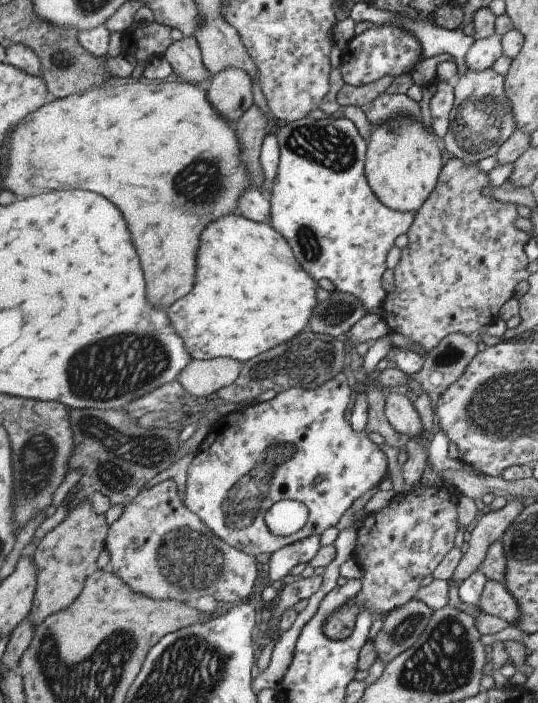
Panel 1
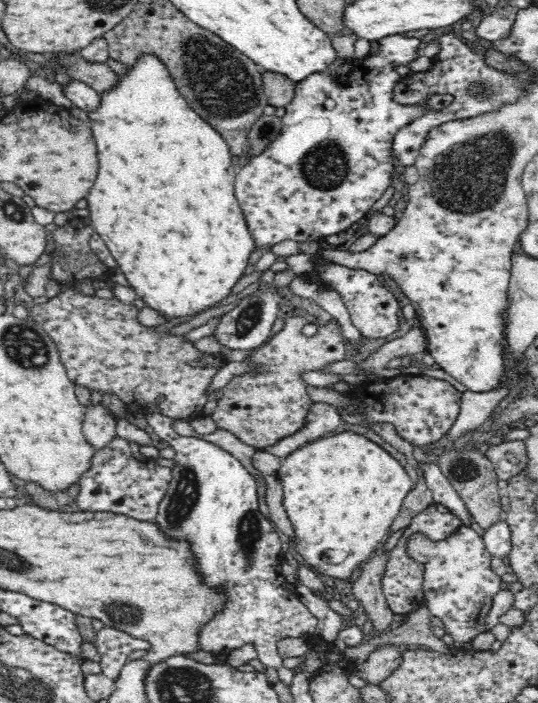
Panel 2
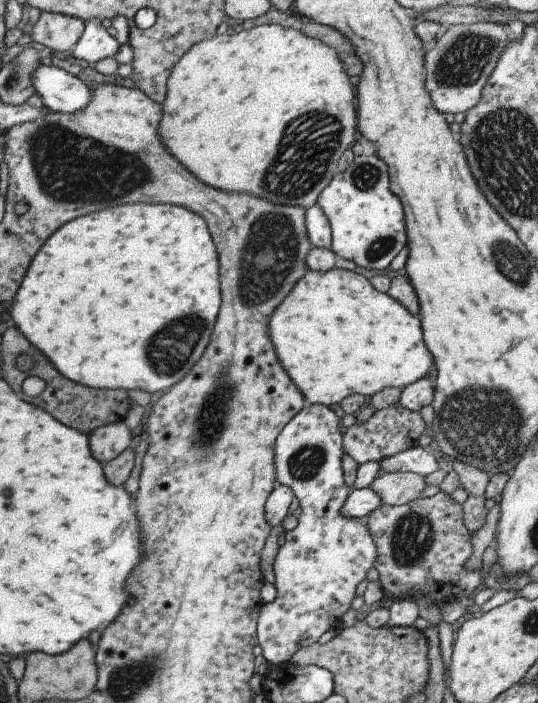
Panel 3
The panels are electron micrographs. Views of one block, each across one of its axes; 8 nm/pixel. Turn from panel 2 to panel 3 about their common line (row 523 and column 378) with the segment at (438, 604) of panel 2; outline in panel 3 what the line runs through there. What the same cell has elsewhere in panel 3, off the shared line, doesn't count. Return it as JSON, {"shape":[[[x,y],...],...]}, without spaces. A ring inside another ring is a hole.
{"shape":[[[418,446],[399,451],[377,462],[380,472],[411,472],[419,476],[427,476],[437,470],[437,462],[430,451]]]}

